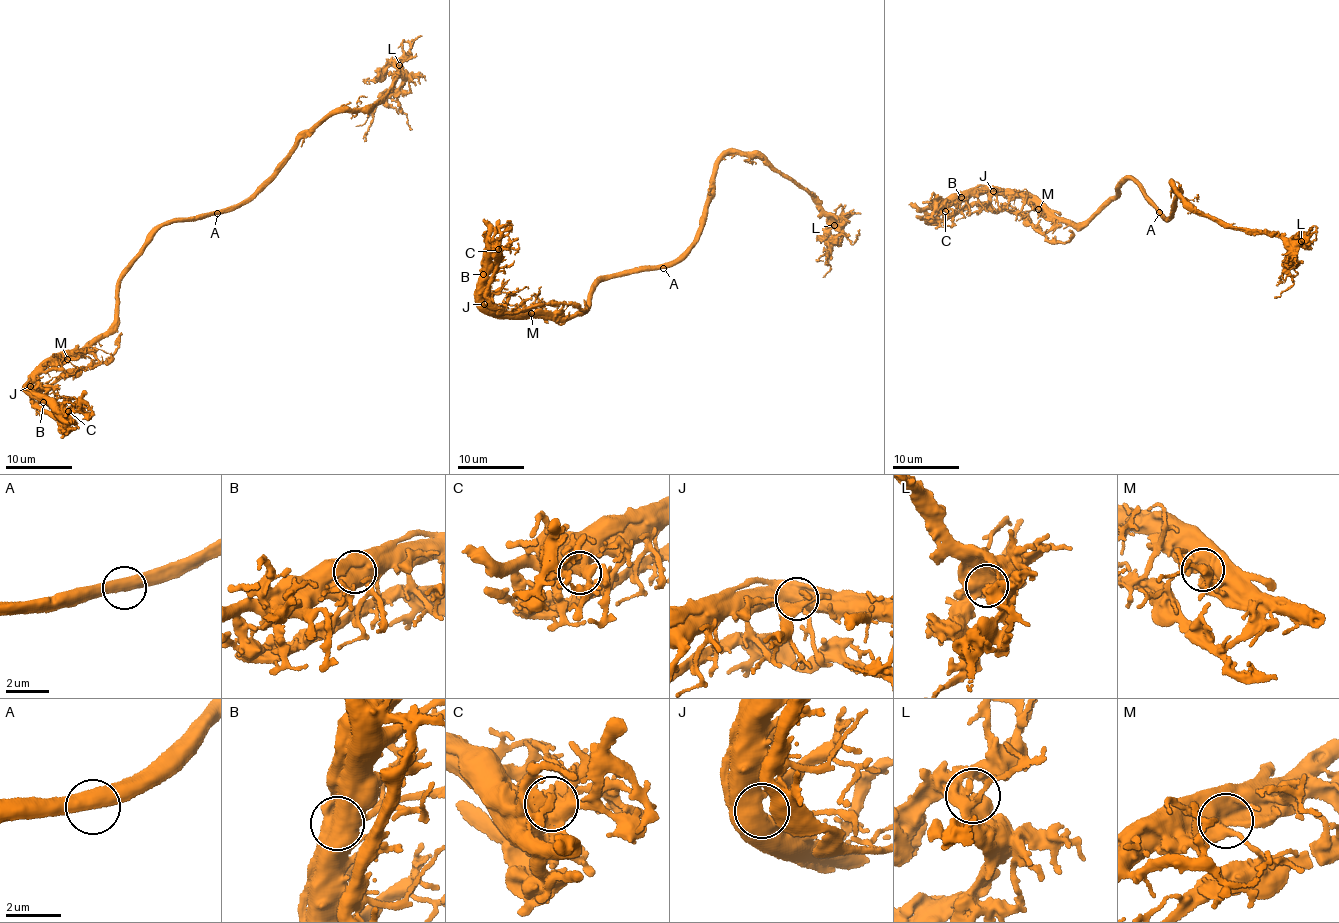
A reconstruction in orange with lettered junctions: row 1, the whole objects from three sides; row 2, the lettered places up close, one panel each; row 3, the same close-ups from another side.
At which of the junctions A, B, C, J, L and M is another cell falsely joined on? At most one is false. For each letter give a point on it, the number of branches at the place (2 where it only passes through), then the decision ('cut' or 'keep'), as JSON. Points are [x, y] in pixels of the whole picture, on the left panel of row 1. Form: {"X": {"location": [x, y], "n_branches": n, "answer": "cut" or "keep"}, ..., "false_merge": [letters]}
{"A": {"location": [217, 213], "n_branches": 2, "answer": "keep"}, "B": {"location": [43, 402], "n_branches": 3, "answer": "keep"}, "C": {"location": [68, 411], "n_branches": 3, "answer": "keep"}, "J": {"location": [30, 386], "n_branches": 3, "answer": "keep"}, "L": {"location": [399, 65], "n_branches": 3, "answer": "keep"}, "M": {"location": [67, 359], "n_branches": 3, "answer": "keep"}, "false_merge": []}

